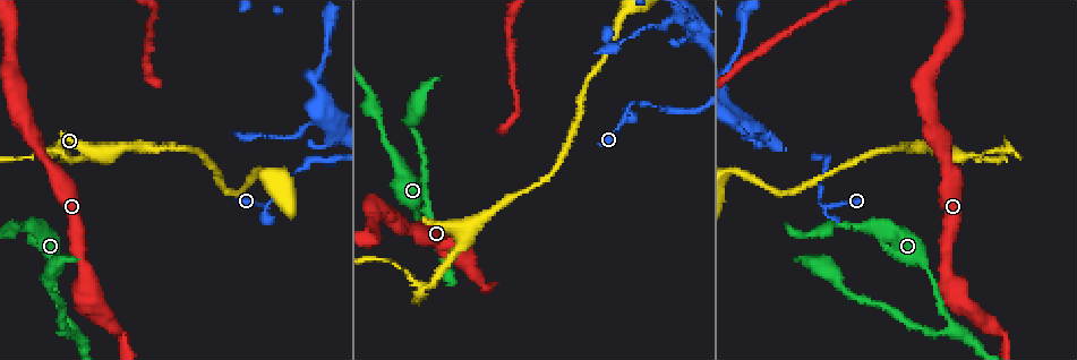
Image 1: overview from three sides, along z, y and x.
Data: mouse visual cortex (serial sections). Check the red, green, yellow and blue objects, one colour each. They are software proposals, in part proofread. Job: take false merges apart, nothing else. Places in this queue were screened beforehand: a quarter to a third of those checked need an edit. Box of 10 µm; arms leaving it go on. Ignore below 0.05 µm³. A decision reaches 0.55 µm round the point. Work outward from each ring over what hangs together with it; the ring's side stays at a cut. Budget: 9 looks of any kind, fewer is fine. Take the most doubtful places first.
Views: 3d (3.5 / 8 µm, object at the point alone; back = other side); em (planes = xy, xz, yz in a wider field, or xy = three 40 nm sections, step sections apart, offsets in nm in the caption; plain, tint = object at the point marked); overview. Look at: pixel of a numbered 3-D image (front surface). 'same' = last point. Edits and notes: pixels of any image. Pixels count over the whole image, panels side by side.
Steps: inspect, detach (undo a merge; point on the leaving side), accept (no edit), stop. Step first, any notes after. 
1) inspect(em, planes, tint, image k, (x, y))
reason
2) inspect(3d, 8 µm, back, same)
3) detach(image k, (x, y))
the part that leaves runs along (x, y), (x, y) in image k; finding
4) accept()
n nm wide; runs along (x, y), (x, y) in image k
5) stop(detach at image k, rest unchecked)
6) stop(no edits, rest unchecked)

inspect(3d, 3.5 µm, image 1, (266, 211))
abrupt turn

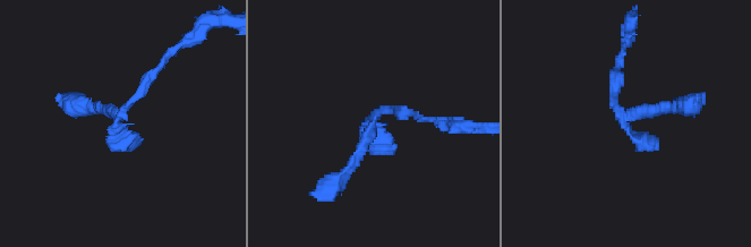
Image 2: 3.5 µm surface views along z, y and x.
inspect(em, xy, step 5, tint, image 2, (120, 118))

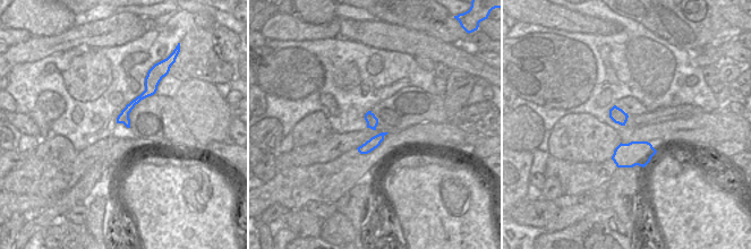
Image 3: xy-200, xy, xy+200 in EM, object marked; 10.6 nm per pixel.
inspect(em, xy, step 2, tint, same)

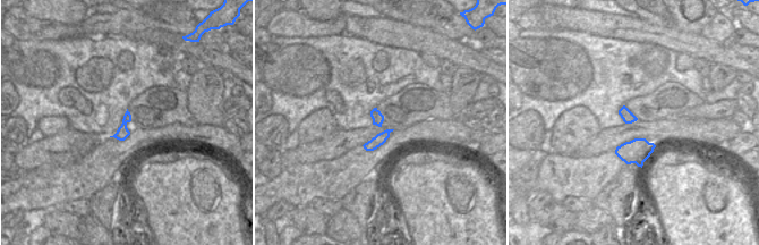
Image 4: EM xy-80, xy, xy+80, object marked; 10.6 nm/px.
accept()
all the same cell

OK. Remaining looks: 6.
inspect(3d, 3.5 µm, image 1, (62, 151))
abrupt turn

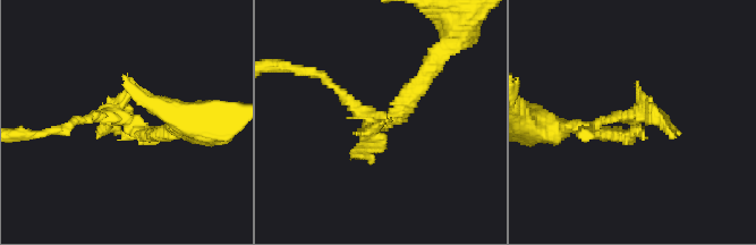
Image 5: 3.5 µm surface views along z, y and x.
inspect(em, xy, step 5, tint, image 5, (636, 120))
need the tissue

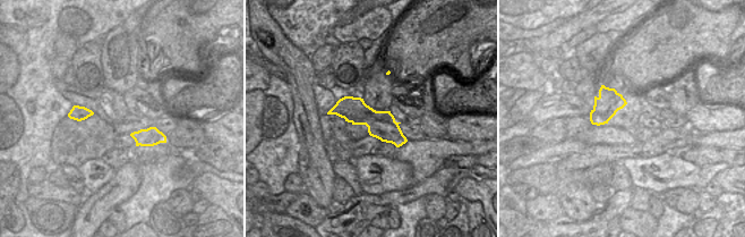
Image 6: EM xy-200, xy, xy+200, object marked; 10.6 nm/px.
inspect(em, xy, step 3, tint, same)
cut it another way

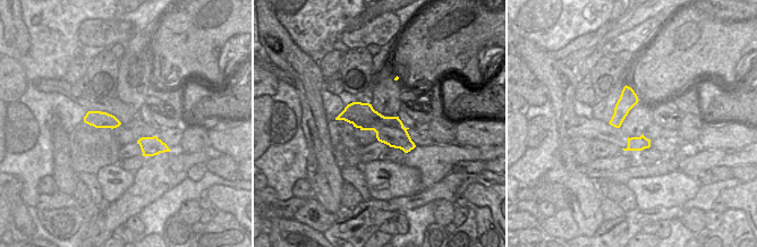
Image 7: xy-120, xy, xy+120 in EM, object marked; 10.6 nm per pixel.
detach(image 5, (618, 116))
the part that leaves runs along (635, 120), (609, 117), (585, 135) in image 5; a second cell is stuck on

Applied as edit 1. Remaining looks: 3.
inspect(overview)
see it whole again

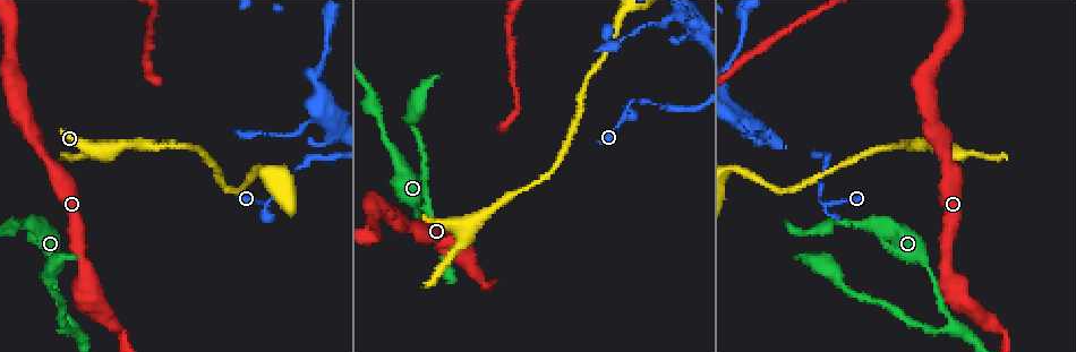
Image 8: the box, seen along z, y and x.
inspect(em, planes, tint, image 8, (967, 306))
arms part here

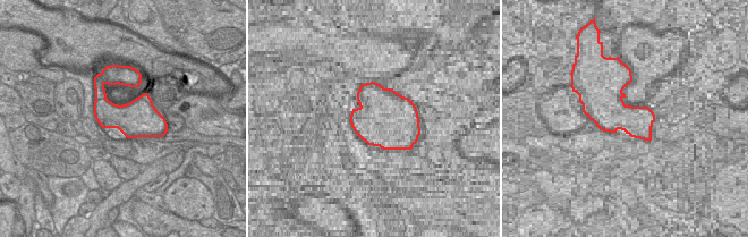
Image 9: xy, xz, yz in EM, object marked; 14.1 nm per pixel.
inspect(3d, 3.5 µm, same)

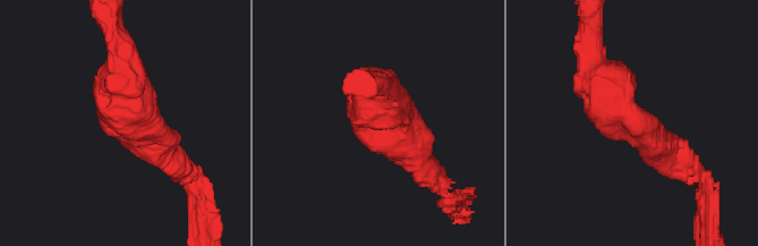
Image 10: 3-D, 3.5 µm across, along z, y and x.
accept()
all the same cell

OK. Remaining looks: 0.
stop(detach at image 5, rest unchecked)

